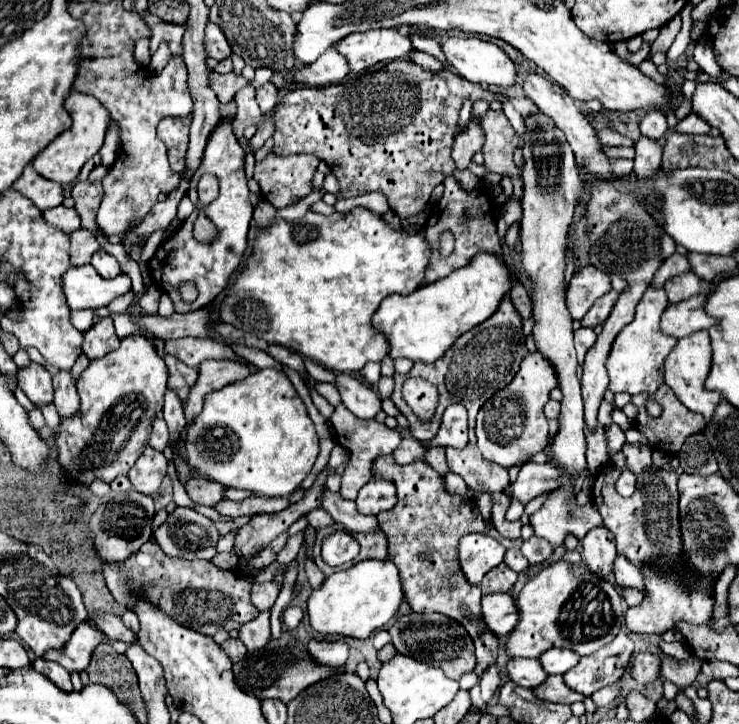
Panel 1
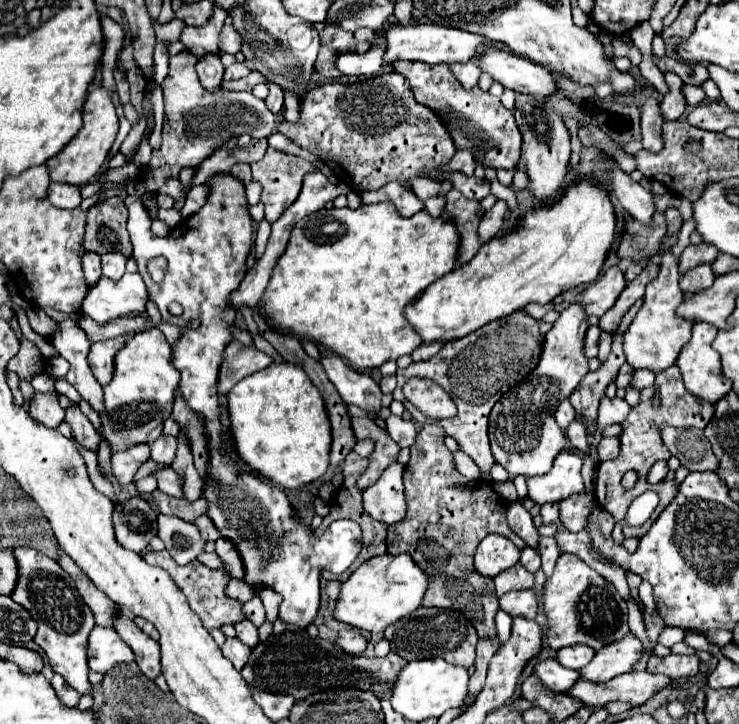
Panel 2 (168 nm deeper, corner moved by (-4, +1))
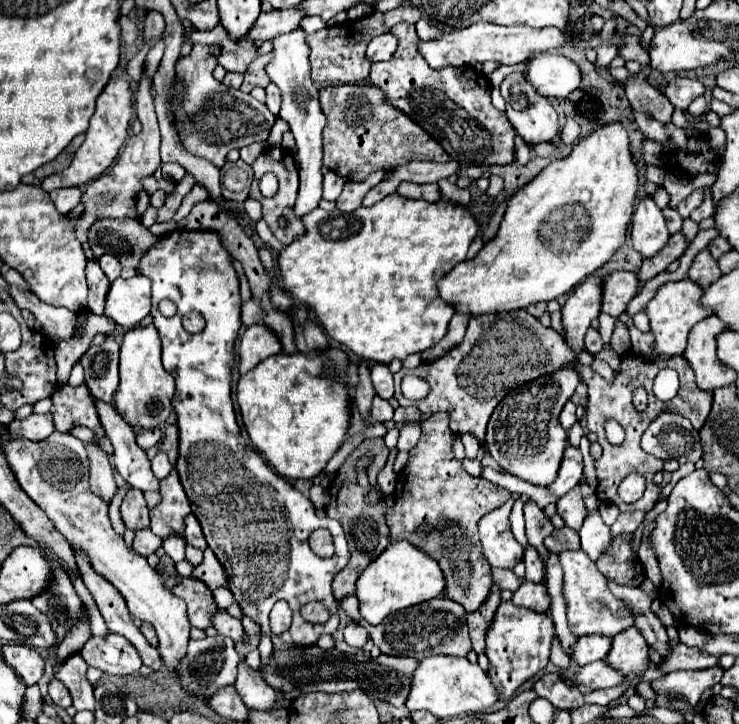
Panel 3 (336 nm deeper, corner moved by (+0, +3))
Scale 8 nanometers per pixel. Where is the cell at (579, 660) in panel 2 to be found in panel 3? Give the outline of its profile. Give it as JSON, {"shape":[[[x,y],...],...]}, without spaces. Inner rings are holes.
{"shape":[[[583,636],[575,644],[573,658],[579,666],[583,666],[583,664],[591,664],[595,660],[605,660],[609,650],[611,650],[609,636]]]}

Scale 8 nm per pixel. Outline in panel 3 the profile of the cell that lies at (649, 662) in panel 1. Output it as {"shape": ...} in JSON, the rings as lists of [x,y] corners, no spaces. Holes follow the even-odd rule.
{"shape":[[[679,642],[677,646],[673,646],[673,652],[663,658],[661,662],[661,670],[671,672],[671,670],[703,670],[703,668],[711,668],[717,664],[717,656],[705,654],[699,648],[691,648],[685,646],[683,642]]]}

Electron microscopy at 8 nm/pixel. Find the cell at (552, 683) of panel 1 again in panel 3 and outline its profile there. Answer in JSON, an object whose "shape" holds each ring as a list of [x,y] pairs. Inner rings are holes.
{"shape":[[[713,666],[705,670],[685,670],[685,672],[669,672],[665,678],[651,682],[651,688],[657,694],[681,694],[691,706],[697,706],[701,694],[713,688],[723,676],[723,668]]]}

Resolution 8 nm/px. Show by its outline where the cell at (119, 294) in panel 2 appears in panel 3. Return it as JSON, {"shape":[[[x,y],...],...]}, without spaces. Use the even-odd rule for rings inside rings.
{"shape":[[[137,274],[129,280],[117,278],[105,302],[105,316],[131,330],[151,312],[151,280]]]}

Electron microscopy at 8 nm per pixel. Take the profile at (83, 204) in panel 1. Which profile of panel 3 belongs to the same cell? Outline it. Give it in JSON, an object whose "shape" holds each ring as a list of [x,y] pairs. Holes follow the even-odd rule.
{"shape":[[[99,220],[89,230],[89,242],[95,256],[113,254],[121,266],[139,268],[139,260],[147,248],[155,246],[163,236],[151,234],[147,228],[141,226],[139,220]]]}

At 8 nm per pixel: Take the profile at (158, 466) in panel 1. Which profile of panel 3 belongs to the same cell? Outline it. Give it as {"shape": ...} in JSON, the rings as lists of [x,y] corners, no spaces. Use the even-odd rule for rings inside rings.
{"shape":[[[129,490],[121,502],[121,516],[129,530],[137,532],[149,528],[149,508],[145,504],[143,492]]]}

